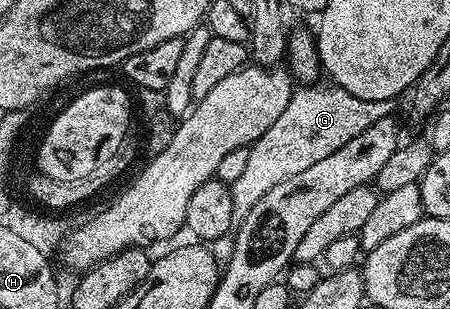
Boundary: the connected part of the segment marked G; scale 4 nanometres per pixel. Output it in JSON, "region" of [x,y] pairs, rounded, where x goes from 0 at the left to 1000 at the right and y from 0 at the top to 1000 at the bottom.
{"region":[[[667,275],[651,291],[644,314],[644,340],[627,353],[618,392],[573,443],[573,456],[551,479],[556,511],[547,518],[542,557],[520,586],[516,608],[516,647],[527,699],[540,702],[609,612],[636,573],[656,573],[689,534],[718,521],[780,456],[796,443],[811,417],[822,417],[831,392],[849,392],[849,379],[871,372],[876,353],[873,324],[813,327],[804,314],[787,314],[769,301],[769,288],[744,275],[711,282],[713,275]]]}

